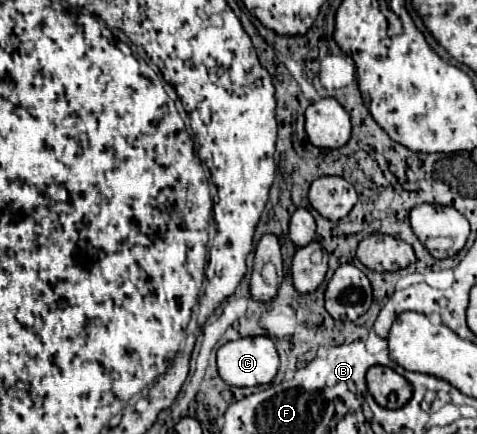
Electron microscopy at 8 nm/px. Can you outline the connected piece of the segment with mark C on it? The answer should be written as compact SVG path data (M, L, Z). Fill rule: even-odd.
M269 336L241 338L217 350L217 368L229 386L271 384L279 368L279 356Z

